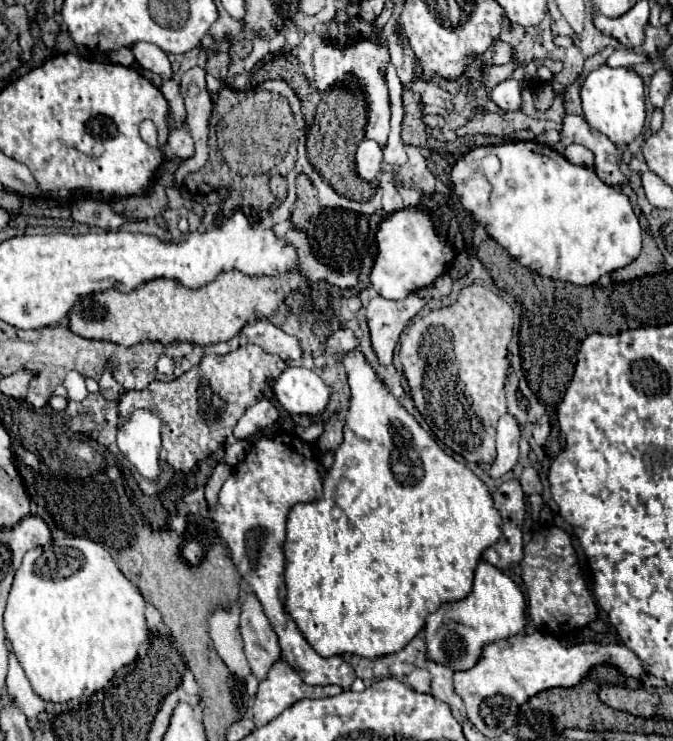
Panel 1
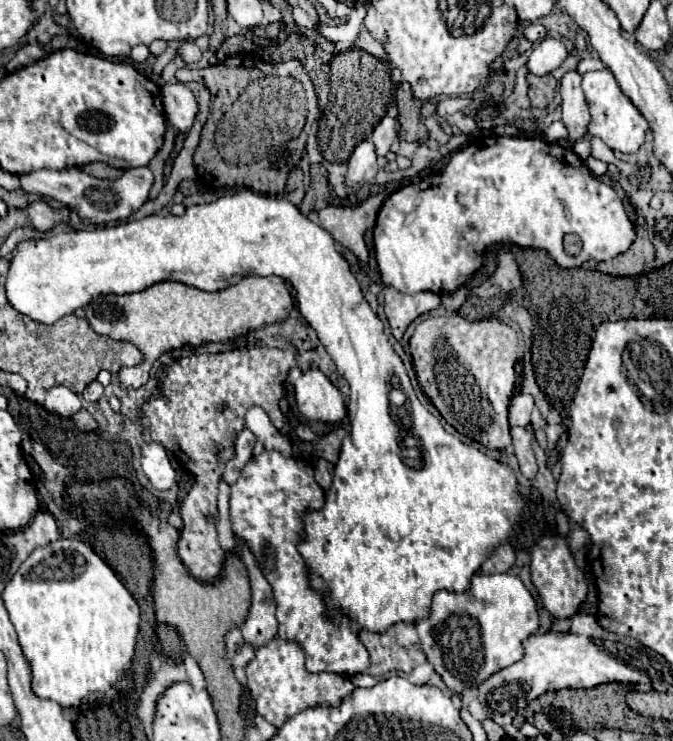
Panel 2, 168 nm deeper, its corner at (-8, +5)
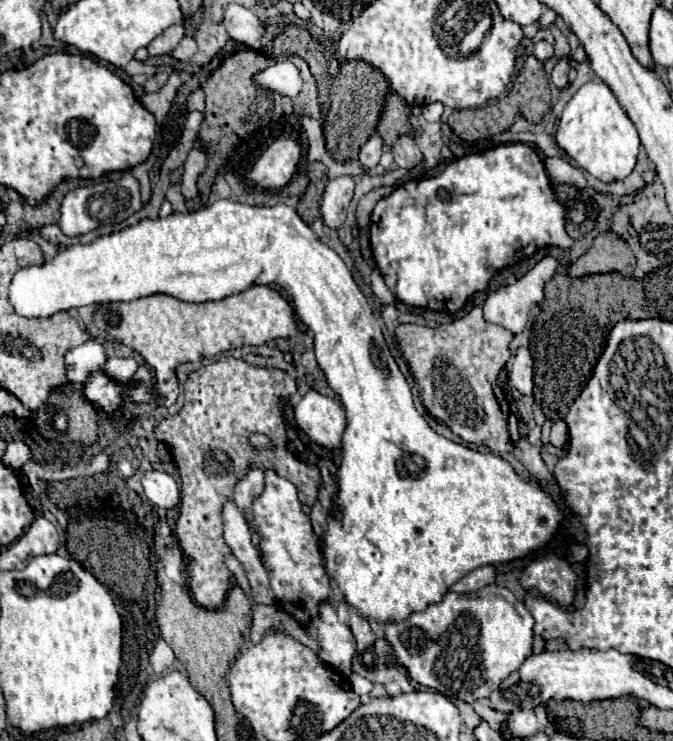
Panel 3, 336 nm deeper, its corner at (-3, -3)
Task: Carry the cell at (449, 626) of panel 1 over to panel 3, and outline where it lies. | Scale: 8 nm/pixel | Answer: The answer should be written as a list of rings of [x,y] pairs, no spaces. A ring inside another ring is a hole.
[[[492,584],[492,590],[484,594],[460,596],[458,592],[448,592],[442,602],[430,604],[424,612],[414,612],[408,620],[386,626],[386,640],[398,662],[408,668],[410,678],[450,700],[468,704],[478,698],[488,698],[510,672],[522,666],[532,654],[532,638],[532,614],[508,588],[498,584]],[[456,600],[458,604],[454,604]],[[476,644],[482,660],[476,654]]]

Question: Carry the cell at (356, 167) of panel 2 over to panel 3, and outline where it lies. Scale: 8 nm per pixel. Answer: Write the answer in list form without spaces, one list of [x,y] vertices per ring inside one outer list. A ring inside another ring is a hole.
[[[344,174],[338,176],[336,180],[330,180],[324,190],[324,200],[320,206],[322,218],[330,228],[340,228],[346,220],[352,196],[354,196],[354,178]]]

